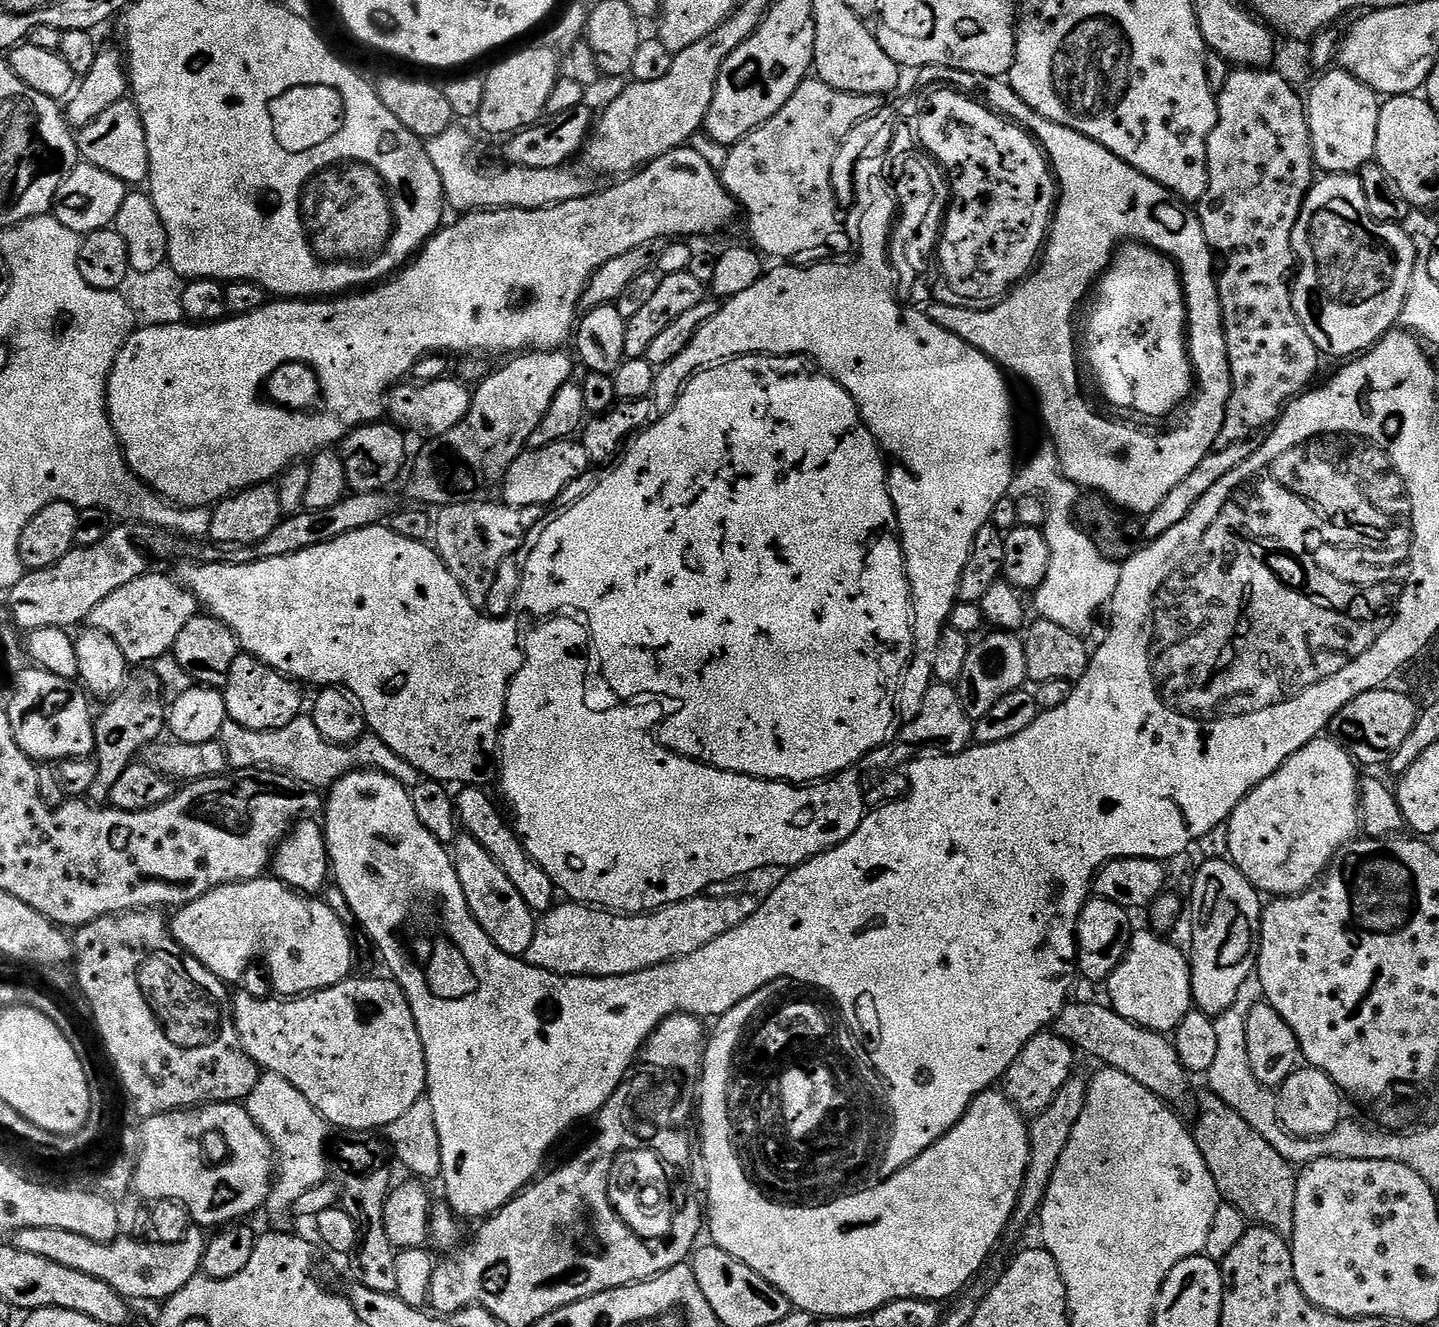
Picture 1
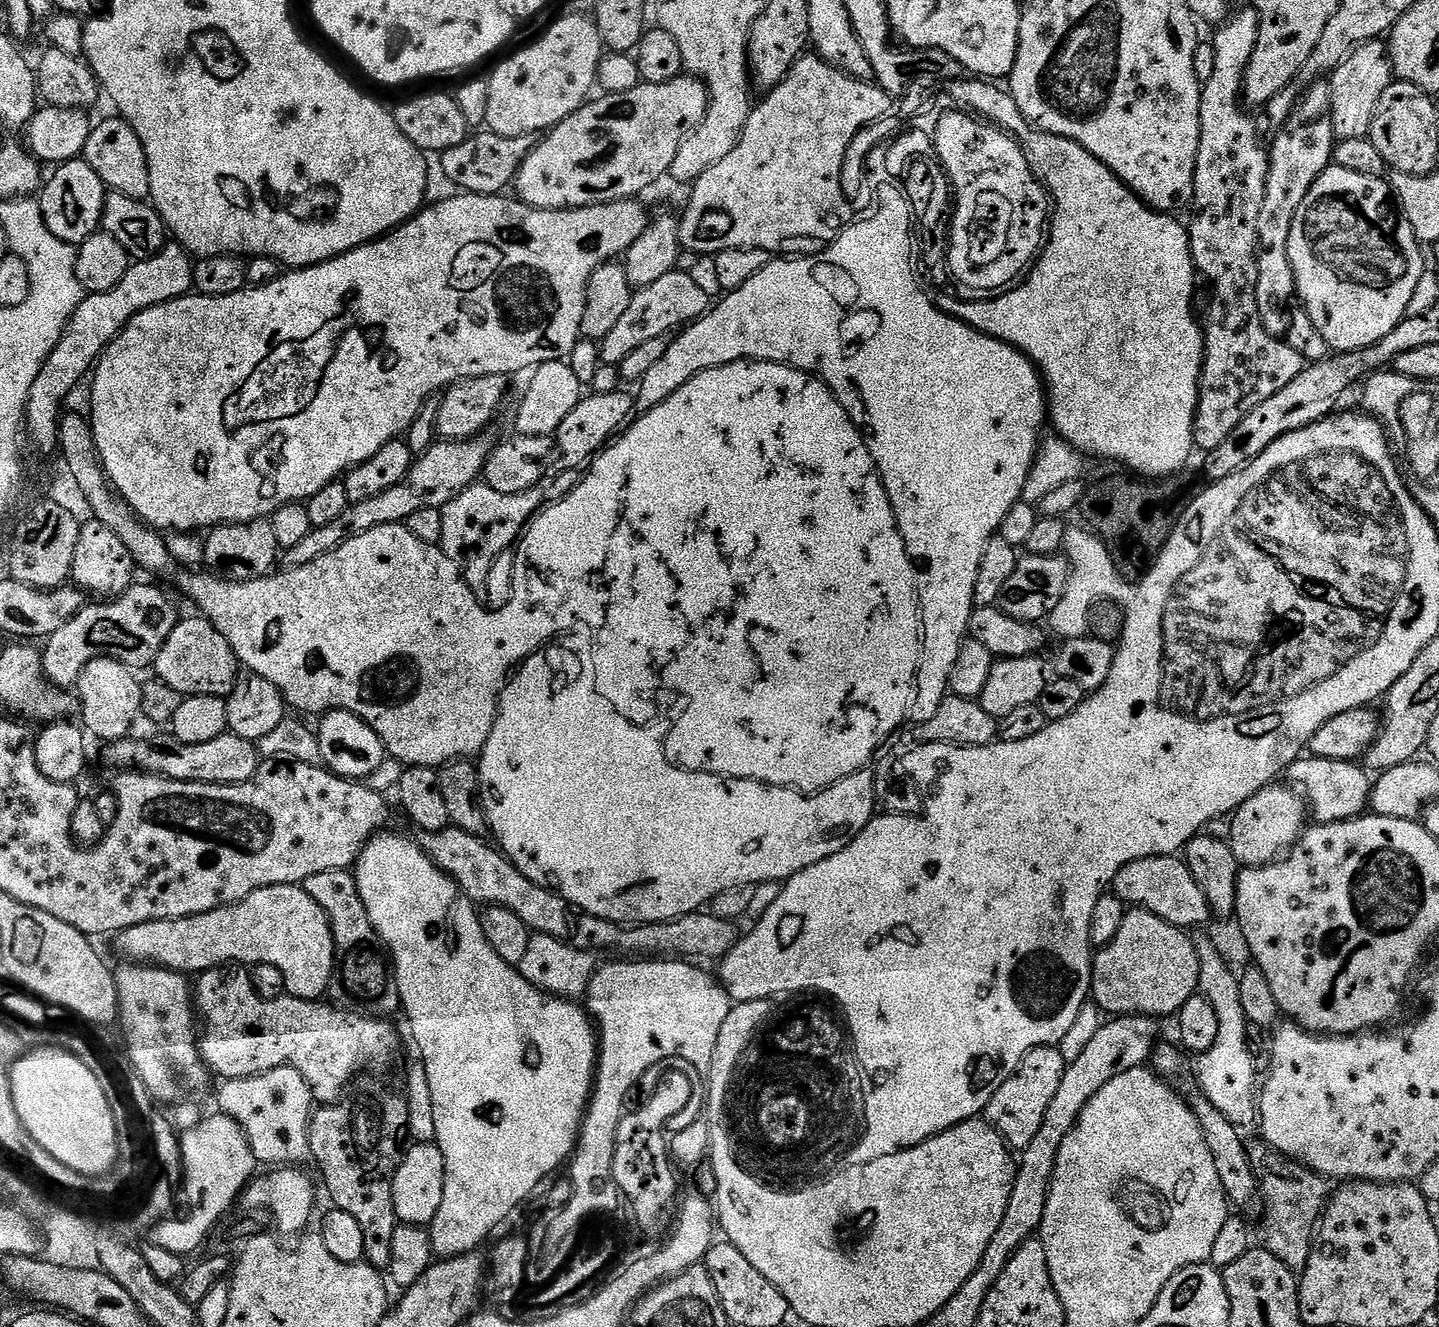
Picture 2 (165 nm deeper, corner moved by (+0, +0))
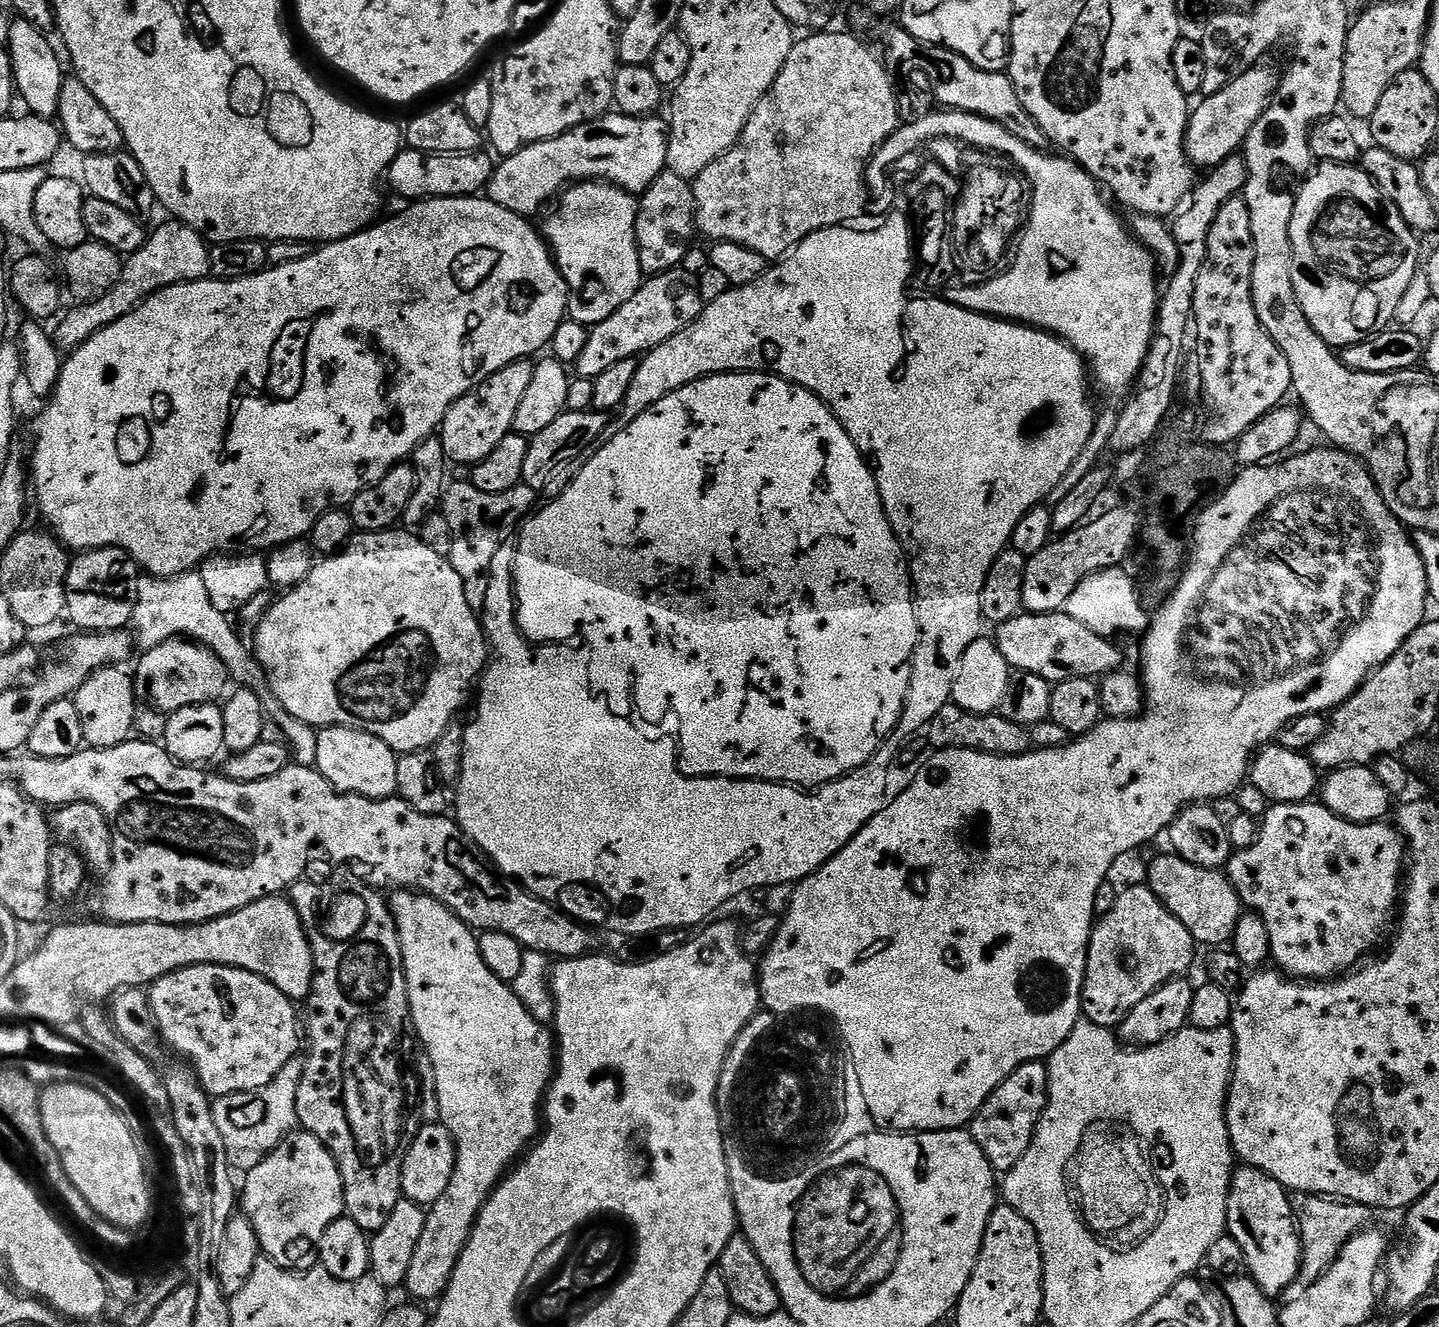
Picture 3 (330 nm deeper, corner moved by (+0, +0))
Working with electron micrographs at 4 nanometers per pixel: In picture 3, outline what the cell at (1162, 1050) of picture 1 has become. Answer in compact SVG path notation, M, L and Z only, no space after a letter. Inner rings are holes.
M1240 1166L1232 1176L1232 1181L1226 1184L1226 1199L1228 1201L1227 1235L1233 1236L1242 1248L1247 1275L1261 1288L1267 1296L1280 1298L1296 1277L1300 1274L1300 1231L1296 1229L1296 1216L1292 1213L1292 1196L1288 1189L1283 1188L1270 1174L1257 1168Z

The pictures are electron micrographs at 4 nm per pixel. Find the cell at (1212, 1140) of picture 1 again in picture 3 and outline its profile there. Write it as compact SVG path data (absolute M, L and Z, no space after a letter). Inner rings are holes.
M1298 1192L1292 1196L1292 1213L1296 1216L1296 1229L1300 1231L1300 1274L1285 1292L1288 1300L1298 1298L1338 1258L1338 1254L1358 1233L1365 1231L1373 1223L1373 1209L1365 1204L1355 1204L1349 1200L1337 1200L1330 1196L1315 1196L1309 1192Z

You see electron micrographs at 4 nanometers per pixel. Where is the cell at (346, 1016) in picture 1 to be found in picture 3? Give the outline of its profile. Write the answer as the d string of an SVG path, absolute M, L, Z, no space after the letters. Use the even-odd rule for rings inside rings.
M196 964L193 968L183 968L177 972L166 974L150 988L150 999L152 1009L156 1015L156 1024L160 1027L160 1034L163 1043L169 1044L176 1052L181 1052L184 1057L190 1061L191 1067L196 1070L196 1077L200 1080L200 1085L204 1087L204 1091L213 1098L229 1096L235 1092L249 1092L250 1090L258 1090L262 1086L266 1086L278 1074L278 1070L282 1070L282 1066L286 1066L286 1062L290 1062L302 1048L302 1036L296 1033L296 1008L297 1005L289 1000L286 994L282 994L282 990L278 990L270 982L266 982L266 978L262 978L253 972L247 972L245 968L227 968L225 964Z

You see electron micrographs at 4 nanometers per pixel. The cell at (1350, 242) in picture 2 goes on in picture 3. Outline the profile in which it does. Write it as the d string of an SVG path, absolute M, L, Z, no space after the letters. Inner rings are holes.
M1321 163L1319 167L1301 183L1300 190L1296 194L1296 205L1294 206L1294 214L1290 222L1294 294L1298 294L1298 302L1302 306L1302 314L1306 314L1310 326L1314 326L1316 333L1319 334L1327 344L1331 344L1333 349L1343 350L1351 346L1351 344L1357 344L1358 342L1367 340L1368 337L1375 336L1377 332L1387 329L1389 325L1395 321L1398 302L1402 302L1402 294L1406 294L1406 289L1410 286L1414 274L1422 264L1422 244L1421 241L1418 242L1416 240L1419 240L1417 233L1413 232L1410 225L1404 221L1402 214L1398 210L1398 206L1394 206L1394 202L1388 200L1388 197L1381 192L1379 186L1377 186L1376 183L1367 176L1363 168L1359 166Z

